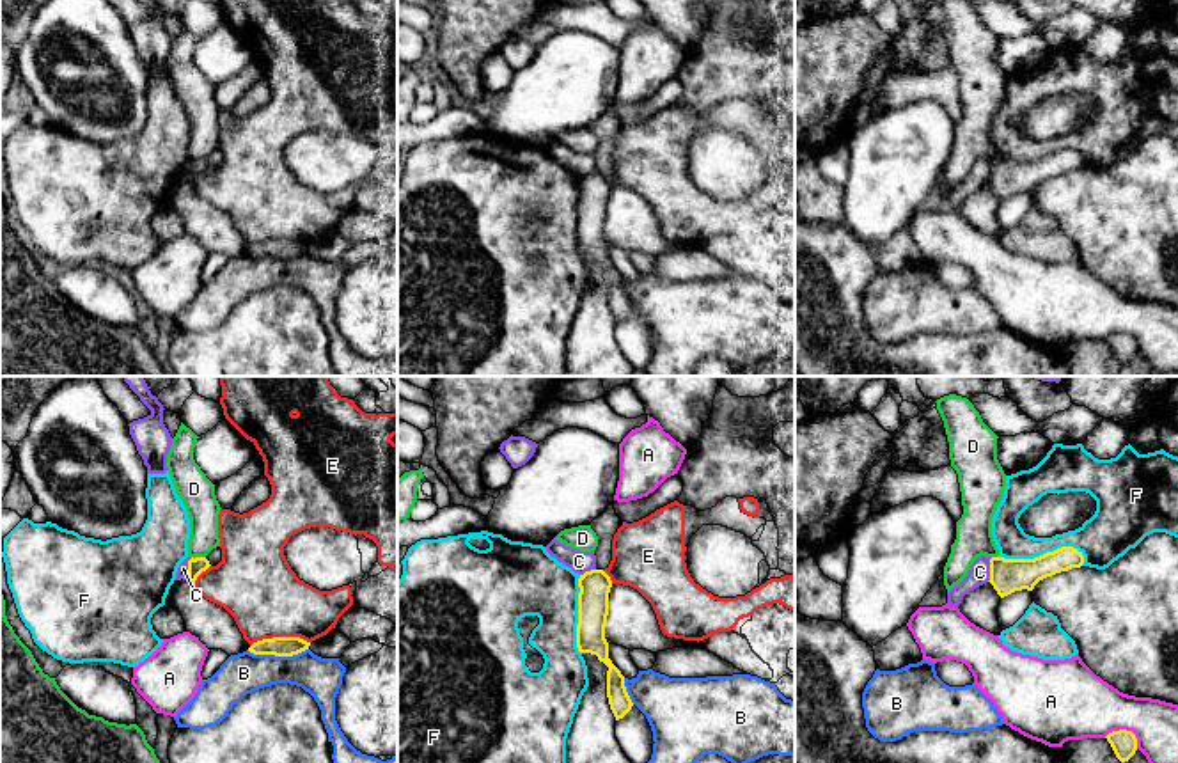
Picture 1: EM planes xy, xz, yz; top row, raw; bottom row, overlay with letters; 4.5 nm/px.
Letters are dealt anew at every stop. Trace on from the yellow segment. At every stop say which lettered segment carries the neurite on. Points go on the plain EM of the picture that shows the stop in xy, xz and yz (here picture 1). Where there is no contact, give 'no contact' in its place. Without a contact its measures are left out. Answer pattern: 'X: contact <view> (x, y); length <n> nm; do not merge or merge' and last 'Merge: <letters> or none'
A: contact yz (1125, 332); length 170 nm; do not merge
B: contact xy (277, 258); length 280 nm; do not merge
C: contact yz (990, 173); length 110 nm; do not merge
D: contact xy (199, 160); length 60 nm; do not merge
E: contact xy (279, 240); length 280 nm; do not merge
F: contact yz (1044, 157); length 400 nm; do not merge
Merge: none

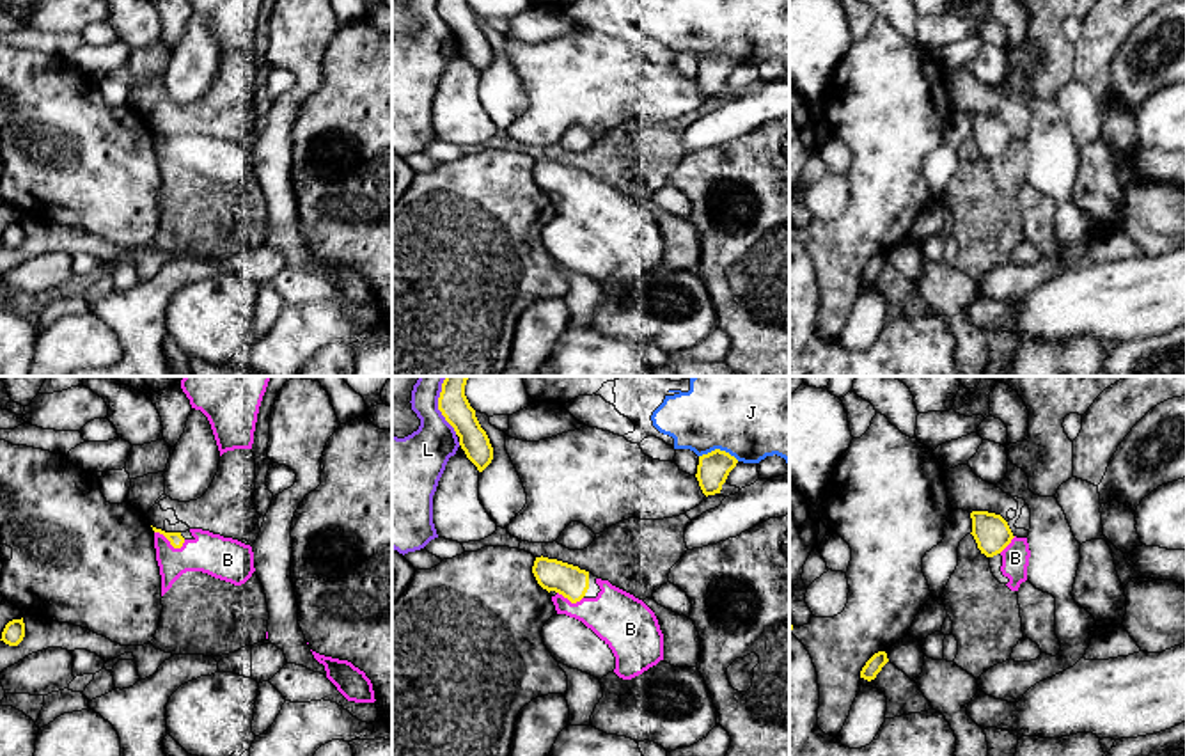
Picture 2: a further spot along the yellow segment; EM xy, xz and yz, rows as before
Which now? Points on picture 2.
B: contact xy (171, 146); length 150 nm; merge
J: contact xz (719, 52); length 190 nm; do not merge
L: contact xz (442, 16); length 190 nm; do not merge
Merge: B

